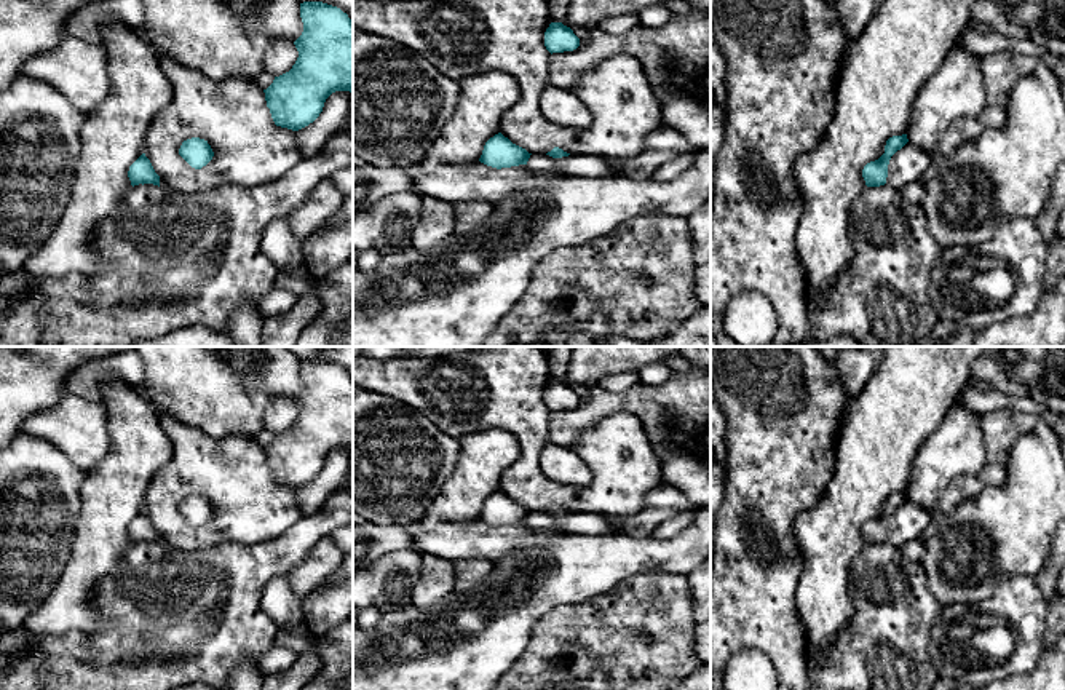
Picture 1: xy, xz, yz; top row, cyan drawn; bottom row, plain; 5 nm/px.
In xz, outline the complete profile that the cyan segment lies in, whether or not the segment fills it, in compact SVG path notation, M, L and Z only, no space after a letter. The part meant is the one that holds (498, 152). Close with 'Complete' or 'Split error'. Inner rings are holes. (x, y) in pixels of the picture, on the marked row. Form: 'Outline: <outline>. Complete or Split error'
Outline: M498 133L485 142L479 161L487 166L501 169L527 165L530 155L532 153L529 153L525 149L513 144L508 137Z. Complete

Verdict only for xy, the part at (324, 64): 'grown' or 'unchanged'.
unchanged

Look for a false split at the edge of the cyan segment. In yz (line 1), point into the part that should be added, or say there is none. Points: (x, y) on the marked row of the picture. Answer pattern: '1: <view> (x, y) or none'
1: none

